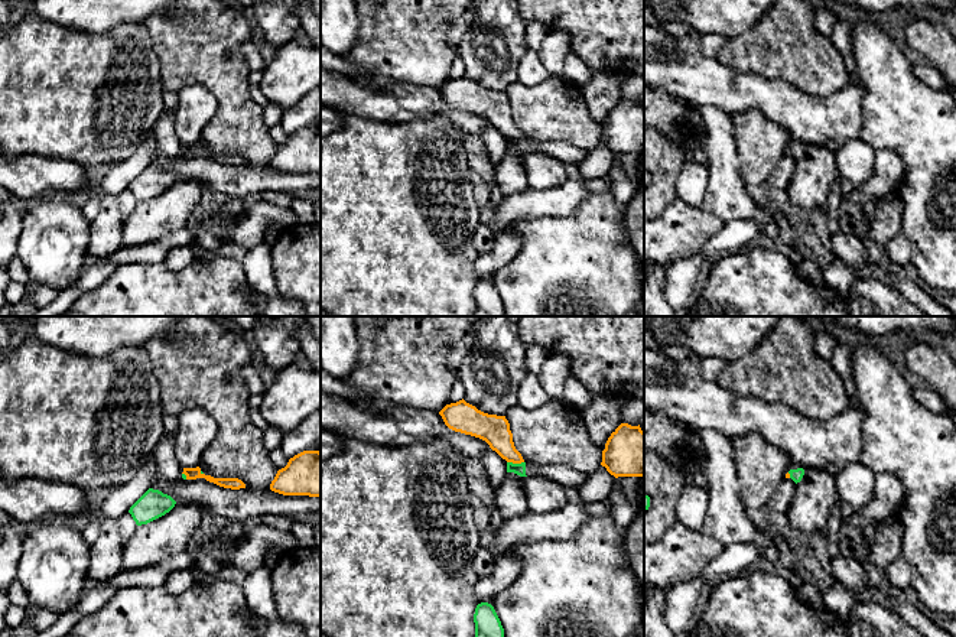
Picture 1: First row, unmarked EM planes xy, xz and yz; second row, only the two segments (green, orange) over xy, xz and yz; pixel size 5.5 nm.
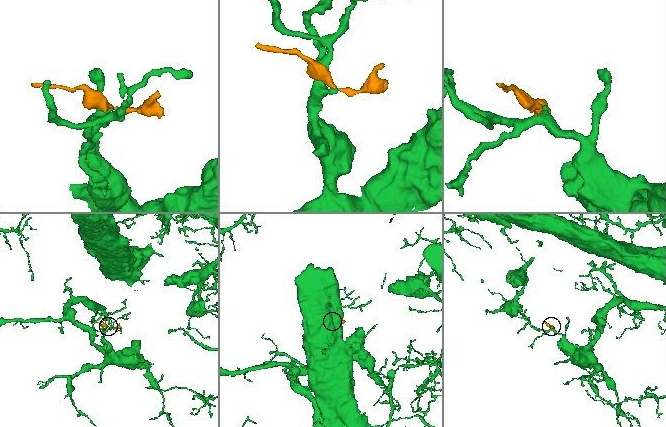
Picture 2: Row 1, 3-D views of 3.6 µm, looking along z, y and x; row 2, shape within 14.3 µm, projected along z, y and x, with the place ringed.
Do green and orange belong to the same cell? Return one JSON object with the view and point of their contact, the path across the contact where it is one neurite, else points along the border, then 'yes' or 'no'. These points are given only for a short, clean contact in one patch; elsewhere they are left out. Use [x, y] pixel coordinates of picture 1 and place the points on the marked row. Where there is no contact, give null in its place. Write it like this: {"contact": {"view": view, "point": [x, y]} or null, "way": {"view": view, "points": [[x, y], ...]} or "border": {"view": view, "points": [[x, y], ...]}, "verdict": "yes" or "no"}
{"contact": {"view": "xz", "point": [516, 464]}, "border": {"view": "xz", "points": [[507, 461], [523, 462]]}, "verdict": "no"}

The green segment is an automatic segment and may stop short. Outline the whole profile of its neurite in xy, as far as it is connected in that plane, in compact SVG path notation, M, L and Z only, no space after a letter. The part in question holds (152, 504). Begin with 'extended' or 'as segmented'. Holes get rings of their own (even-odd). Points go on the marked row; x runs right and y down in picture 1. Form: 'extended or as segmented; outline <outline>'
as segmented; outline M149 488L129 510L137 526L147 524L175 507L176 501L159 490Z

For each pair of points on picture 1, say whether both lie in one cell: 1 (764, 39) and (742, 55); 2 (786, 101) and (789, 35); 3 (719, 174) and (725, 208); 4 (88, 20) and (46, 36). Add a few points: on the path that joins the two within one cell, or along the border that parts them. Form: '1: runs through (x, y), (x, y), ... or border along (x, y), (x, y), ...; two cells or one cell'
1: runs through (758, 45), (748, 52); one cell
2: border along (754, 74), (780, 78), (807, 94), (819, 96); two cells
3: runs through (725, 182), (725, 200); one cell
4: border along (36, 15), (71, 29), (101, 33); two cells

